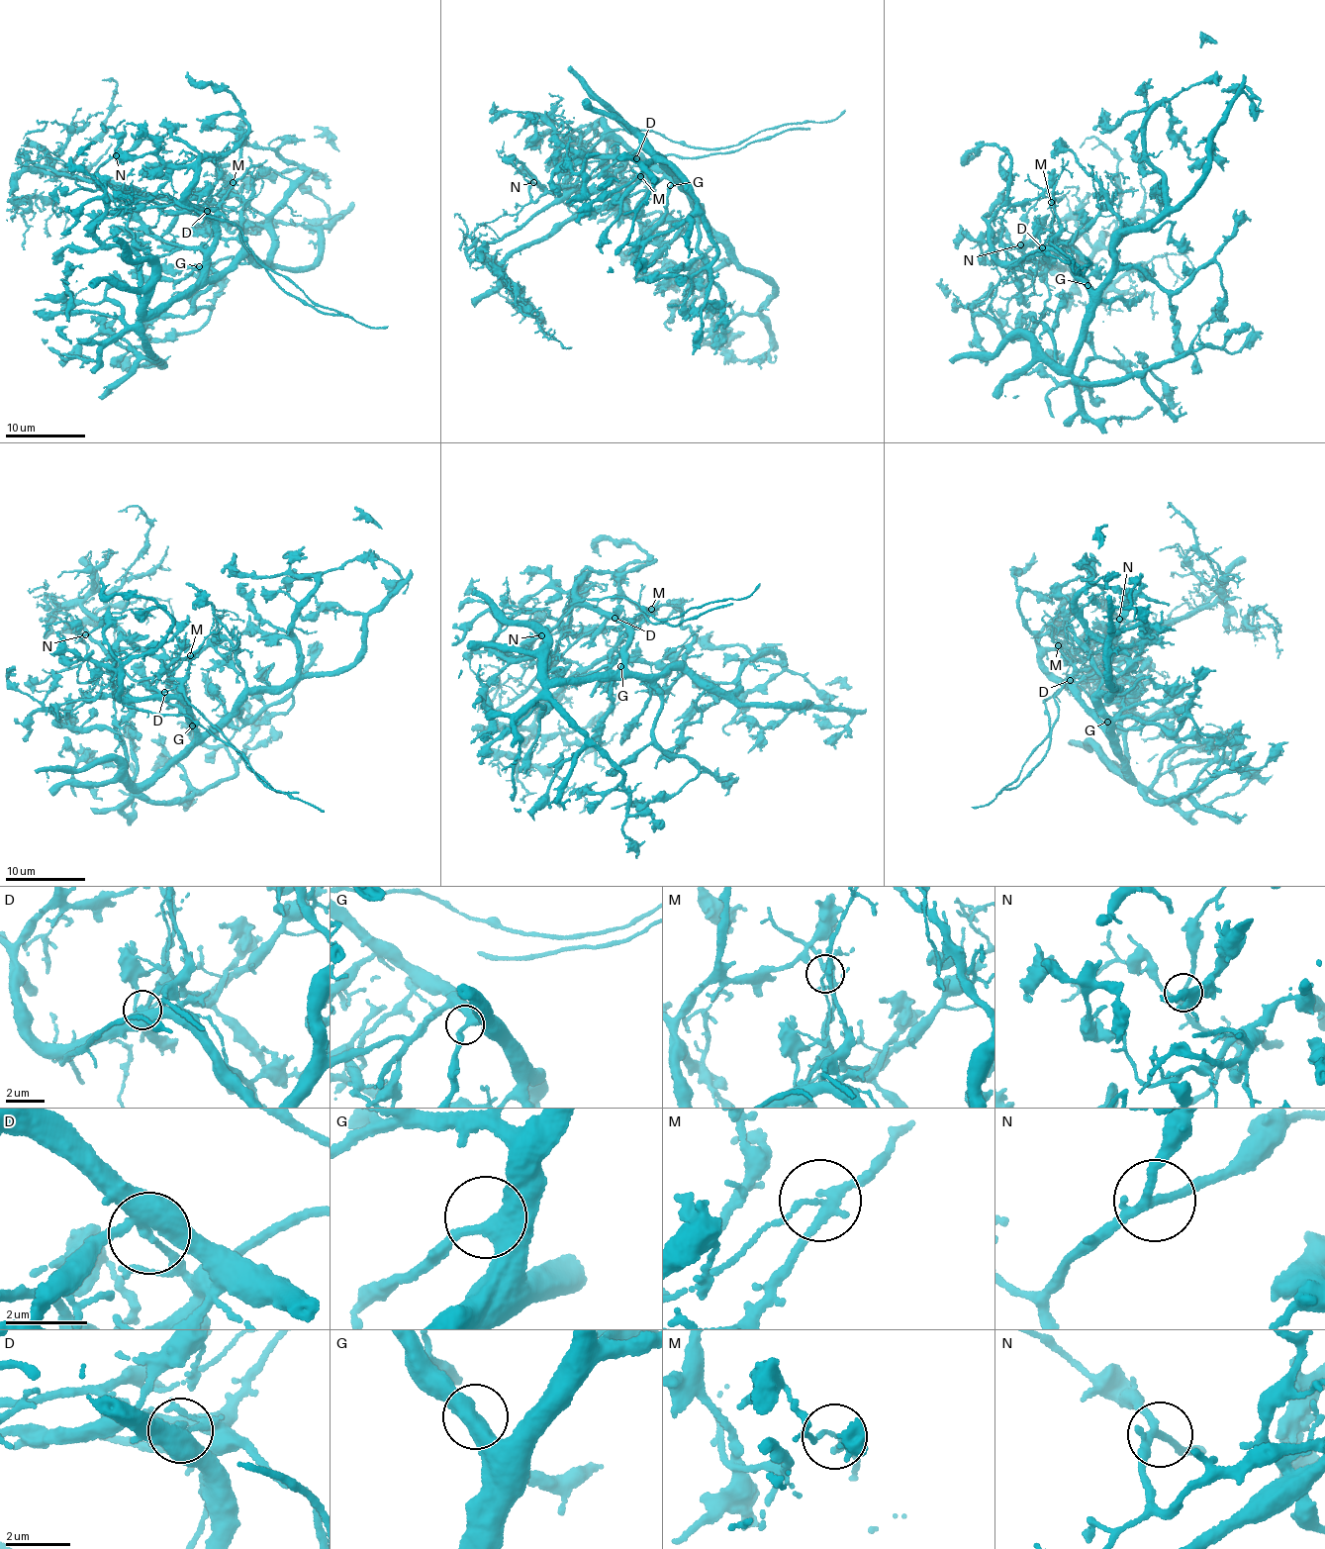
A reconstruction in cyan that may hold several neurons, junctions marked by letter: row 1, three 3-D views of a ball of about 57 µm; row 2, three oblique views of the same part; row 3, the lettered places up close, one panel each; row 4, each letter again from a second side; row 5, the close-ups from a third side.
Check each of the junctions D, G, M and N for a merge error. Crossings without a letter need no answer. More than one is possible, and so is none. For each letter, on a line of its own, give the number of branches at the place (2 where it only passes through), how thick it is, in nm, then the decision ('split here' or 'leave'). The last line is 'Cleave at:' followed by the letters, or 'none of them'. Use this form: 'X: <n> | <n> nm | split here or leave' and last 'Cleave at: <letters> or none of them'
D: 3 | 360 nm | split here
G: 3 | 340 nm | leave
M: 3 | 200 nm | split here
N: 3 | 190 nm | leave
Cleave at: D, M

